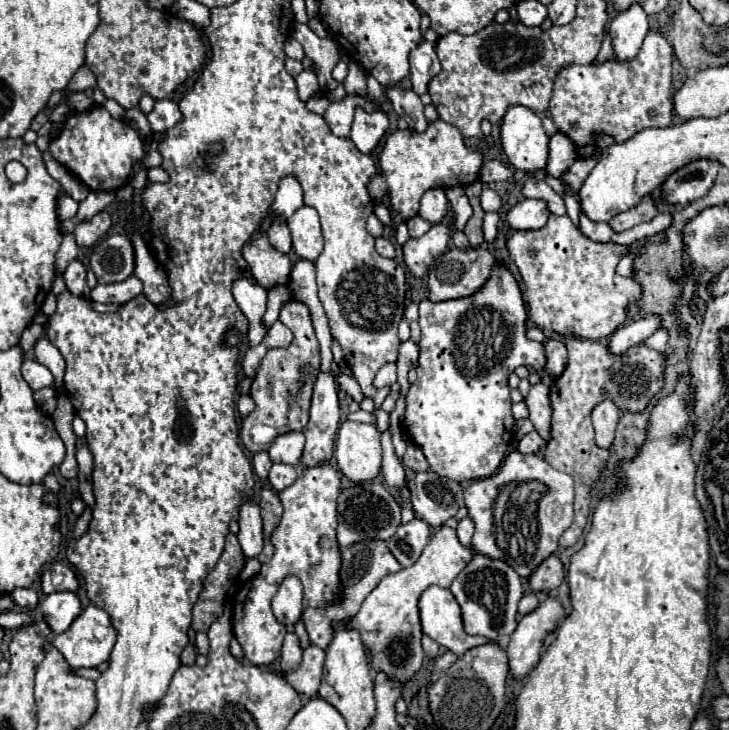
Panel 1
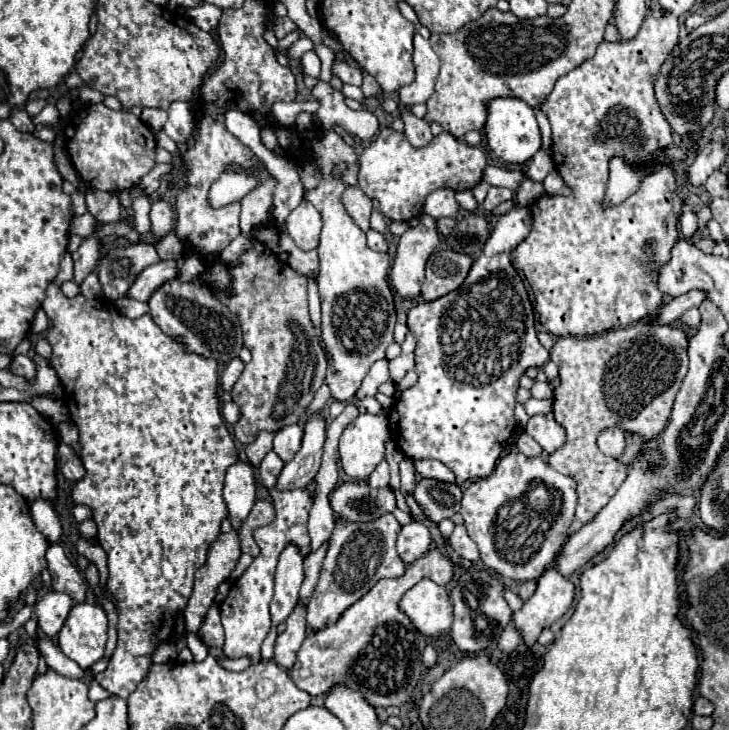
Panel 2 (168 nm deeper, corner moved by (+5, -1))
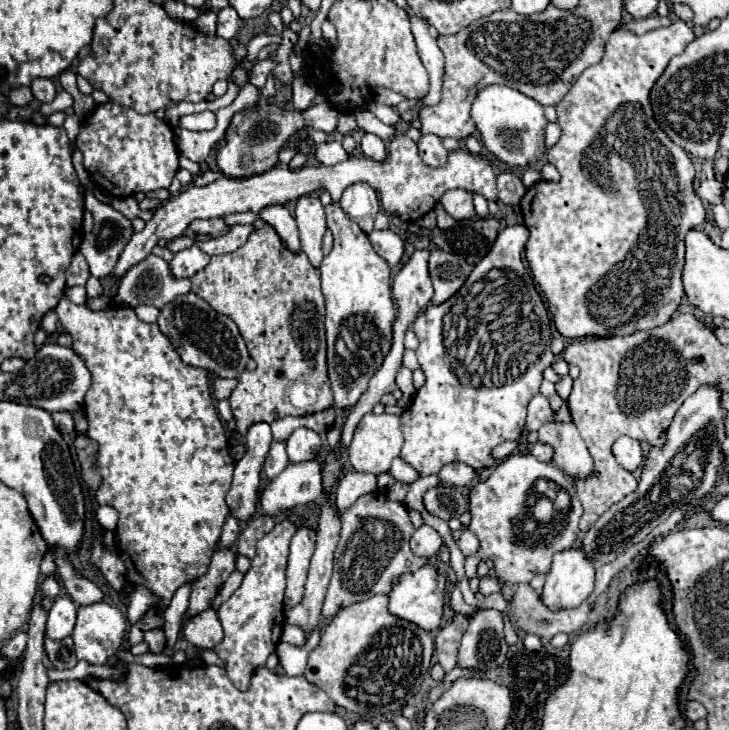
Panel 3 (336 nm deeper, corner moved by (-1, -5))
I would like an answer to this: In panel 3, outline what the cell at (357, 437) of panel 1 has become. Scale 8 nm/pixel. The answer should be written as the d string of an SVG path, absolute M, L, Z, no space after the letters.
M365 414L347 448L349 462L357 472L387 472L403 446L401 418L395 414Z

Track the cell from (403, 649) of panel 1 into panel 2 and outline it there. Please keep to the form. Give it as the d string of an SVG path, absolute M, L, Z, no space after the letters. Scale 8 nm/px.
M441 544L411 564L405 576L379 580L361 600L349 606L333 626L309 632L301 644L295 666L289 670L297 688L311 696L323 696L333 686L341 684L361 692L373 708L405 704L421 678L421 654L427 646L427 638L399 610L397 602L413 584L417 584L417 580L421 580L421 576L429 576L445 586L453 578L457 564L466 569L472 566L472 562L459 558L447 544Z

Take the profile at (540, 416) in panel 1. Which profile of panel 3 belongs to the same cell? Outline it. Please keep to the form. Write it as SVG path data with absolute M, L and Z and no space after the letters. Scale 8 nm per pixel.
M545 422L539 428L539 442L555 448L553 462L567 476L587 476L591 472L589 466L593 468L593 460L573 422Z

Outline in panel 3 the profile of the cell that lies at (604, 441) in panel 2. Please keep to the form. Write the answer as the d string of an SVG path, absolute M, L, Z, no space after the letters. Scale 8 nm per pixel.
M621 436L619 440L615 440L613 456L629 472L637 472L643 466L643 460L645 460L641 444L637 440L629 438L629 436Z

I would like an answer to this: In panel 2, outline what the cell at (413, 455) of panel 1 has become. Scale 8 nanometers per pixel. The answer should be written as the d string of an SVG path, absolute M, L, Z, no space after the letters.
M413 460L417 474L423 478L435 478L443 482L455 482L455 474L439 460Z

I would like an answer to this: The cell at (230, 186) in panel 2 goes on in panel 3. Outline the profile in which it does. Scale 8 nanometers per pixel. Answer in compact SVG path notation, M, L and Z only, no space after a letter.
M395 134L389 142L387 158L381 162L375 162L365 156L351 156L345 162L339 162L331 168L303 166L299 170L289 170L285 166L277 166L277 168L271 168L263 174L255 174L249 178L239 178L239 180L219 178L217 182L203 186L203 188L191 186L185 192L181 190L179 194L171 196L167 204L163 202L155 210L153 218L145 224L141 232L135 232L131 236L127 248L119 256L119 262L113 274L123 276L131 266L145 260L160 238L167 241L179 238L195 218L221 218L221 216L237 214L237 212L259 212L269 204L285 204L293 198L301 198L319 188L327 188L331 198L339 200L343 190L355 182L367 182L379 194L379 202L385 208L385 212L391 216L397 214L405 222L415 222L423 218L427 212L433 210L433 206L441 200L441 196L453 188L477 192L485 196L487 200L497 200L495 172L487 160L471 154L467 148L459 148L459 150L449 152L447 164L443 168L431 168L421 160L415 142L409 136Z

